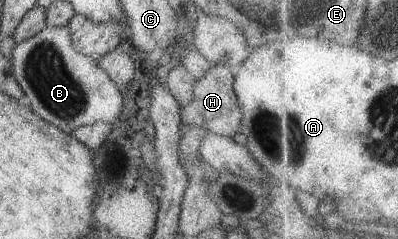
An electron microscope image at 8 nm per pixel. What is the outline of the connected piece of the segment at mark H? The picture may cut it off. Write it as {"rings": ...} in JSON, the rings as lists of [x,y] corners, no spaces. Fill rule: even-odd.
{"rings":[[[211,64],[205,76],[193,83],[192,101],[187,106],[179,107],[181,123],[203,127],[219,136],[232,137],[237,133],[241,126],[241,107],[232,87],[233,76],[227,65]]]}

